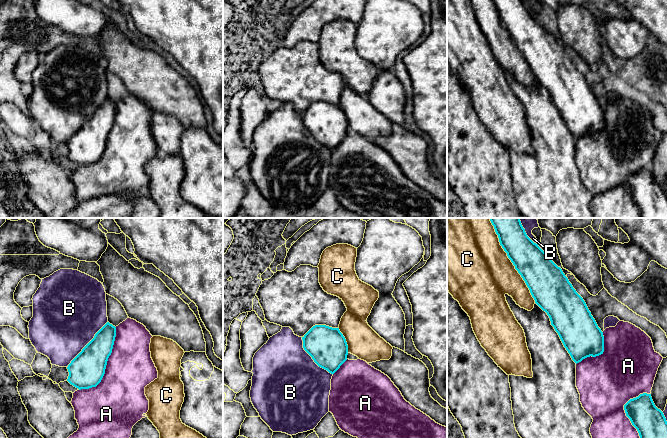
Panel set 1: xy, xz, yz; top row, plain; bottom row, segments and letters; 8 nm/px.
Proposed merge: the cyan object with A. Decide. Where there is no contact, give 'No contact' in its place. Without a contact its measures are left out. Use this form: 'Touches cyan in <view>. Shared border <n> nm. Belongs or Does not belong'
Touches cyan in xy. Shared border 600 nm. Does not belong

